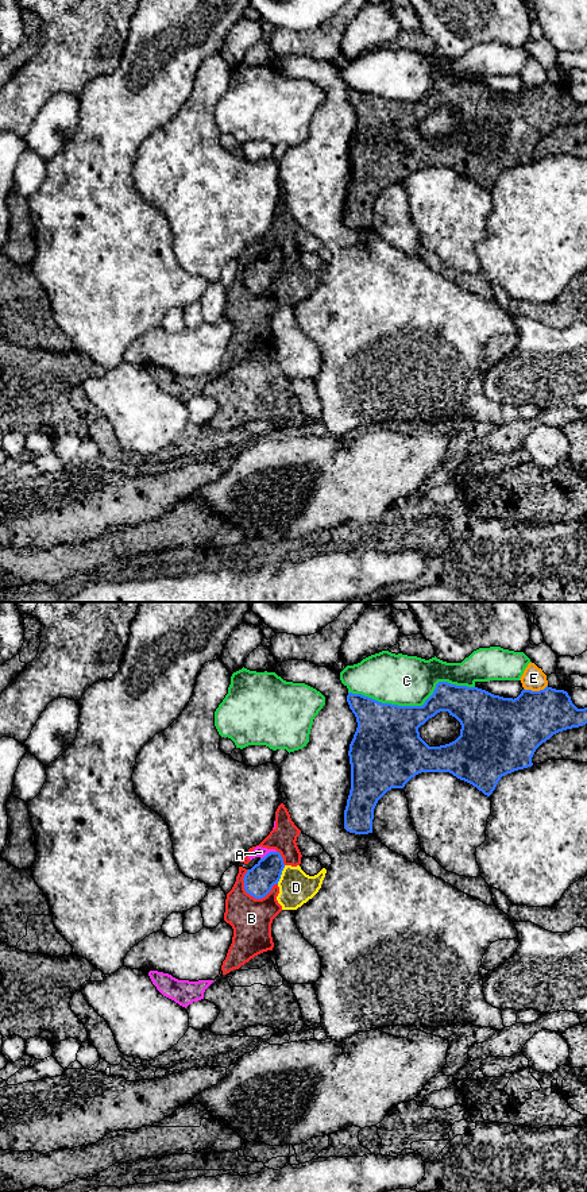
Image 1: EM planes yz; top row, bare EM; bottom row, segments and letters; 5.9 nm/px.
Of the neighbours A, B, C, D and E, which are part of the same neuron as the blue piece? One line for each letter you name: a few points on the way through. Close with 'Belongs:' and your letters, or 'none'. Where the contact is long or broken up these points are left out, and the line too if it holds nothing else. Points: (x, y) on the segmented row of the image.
Belongs: none

